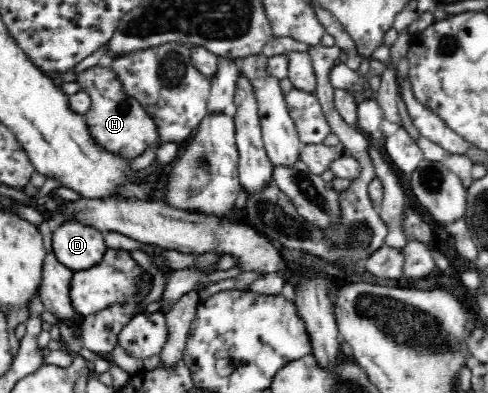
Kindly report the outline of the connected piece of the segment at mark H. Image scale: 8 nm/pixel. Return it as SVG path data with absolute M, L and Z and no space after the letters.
M110 63L95 64L75 77L79 92L90 97L90 110L82 117L88 135L109 156L122 162L131 162L149 148L159 144L159 128L153 117L131 93L127 93L122 76Z

